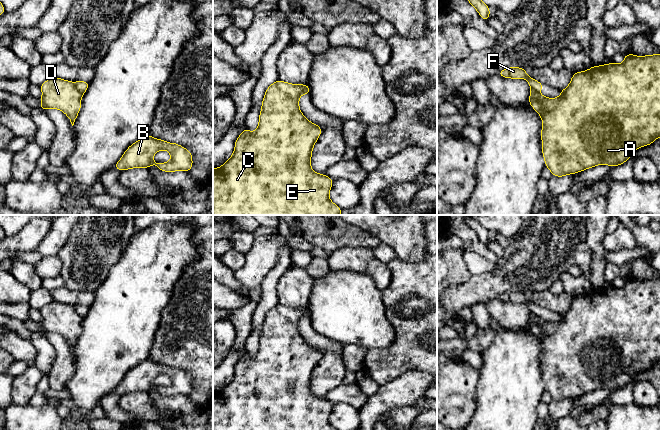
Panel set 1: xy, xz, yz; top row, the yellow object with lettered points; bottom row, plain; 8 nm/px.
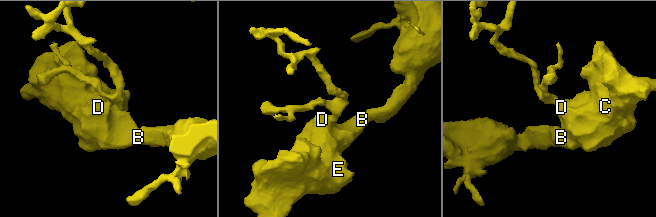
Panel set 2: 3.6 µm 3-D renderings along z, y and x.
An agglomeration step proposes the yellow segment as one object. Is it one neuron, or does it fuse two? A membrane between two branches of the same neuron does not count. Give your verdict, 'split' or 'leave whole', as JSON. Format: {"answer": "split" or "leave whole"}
{"answer": "split"}

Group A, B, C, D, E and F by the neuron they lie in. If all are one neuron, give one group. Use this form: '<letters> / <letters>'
A B C D E / F

